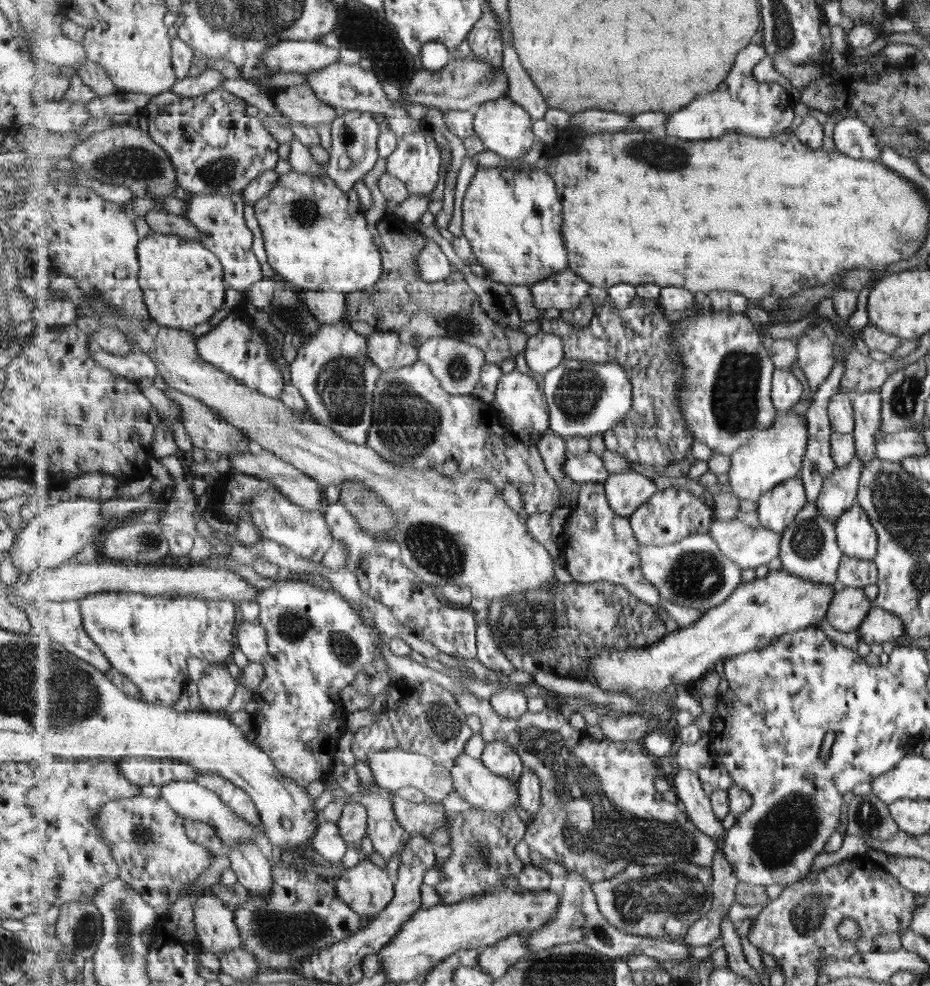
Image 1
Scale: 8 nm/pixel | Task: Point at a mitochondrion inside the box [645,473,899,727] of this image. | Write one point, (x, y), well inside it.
(694, 574)

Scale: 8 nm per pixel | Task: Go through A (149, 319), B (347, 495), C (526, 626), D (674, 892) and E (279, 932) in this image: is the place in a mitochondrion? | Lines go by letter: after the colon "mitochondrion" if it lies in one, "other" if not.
A: other
B: other
C: mitochondrion
D: mitochondrion
E: mitochondrion

